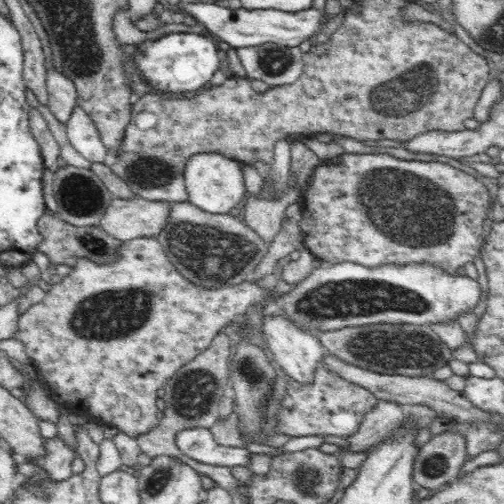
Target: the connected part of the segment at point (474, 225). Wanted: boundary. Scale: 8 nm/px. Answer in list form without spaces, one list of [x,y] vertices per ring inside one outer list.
[[[345,152],[322,160],[314,170],[304,197],[301,231],[306,248],[322,263],[358,263],[376,268],[382,264],[435,264],[448,273],[463,269],[485,245],[482,224],[492,207],[491,195],[479,179],[439,161],[405,160],[389,153]]]

